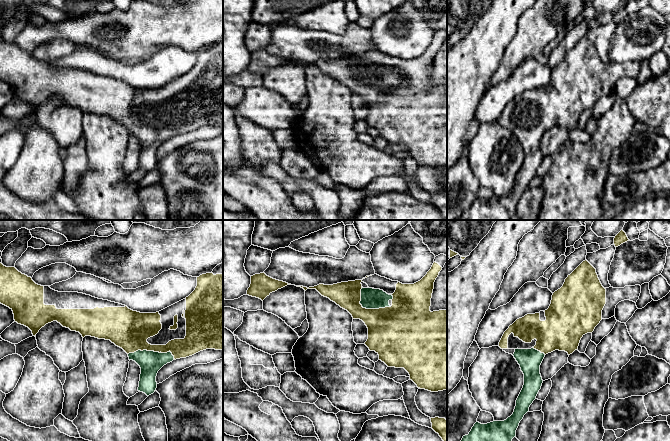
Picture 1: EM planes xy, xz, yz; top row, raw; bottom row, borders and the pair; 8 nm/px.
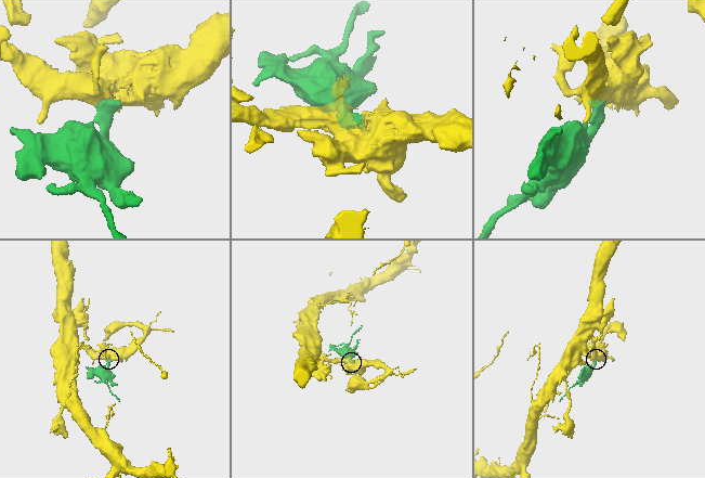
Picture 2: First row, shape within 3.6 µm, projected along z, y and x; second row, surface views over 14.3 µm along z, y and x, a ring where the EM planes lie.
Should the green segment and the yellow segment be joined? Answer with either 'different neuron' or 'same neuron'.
same neuron

